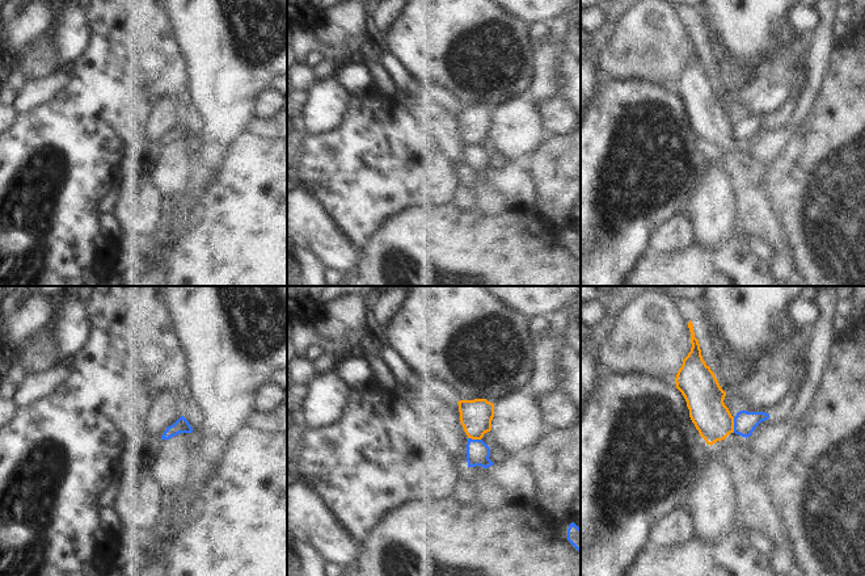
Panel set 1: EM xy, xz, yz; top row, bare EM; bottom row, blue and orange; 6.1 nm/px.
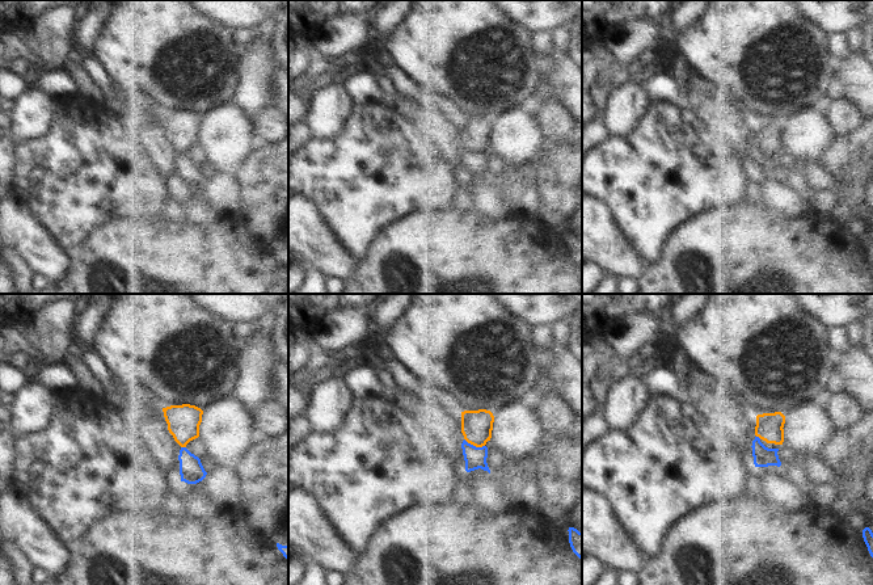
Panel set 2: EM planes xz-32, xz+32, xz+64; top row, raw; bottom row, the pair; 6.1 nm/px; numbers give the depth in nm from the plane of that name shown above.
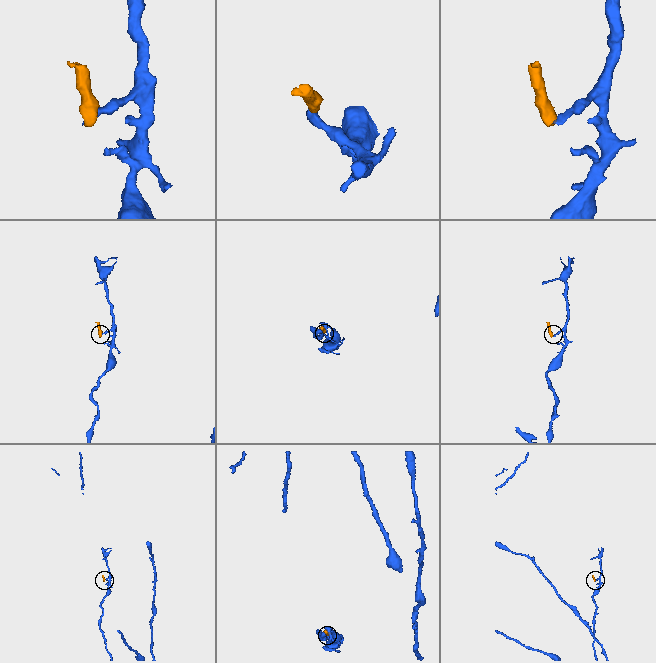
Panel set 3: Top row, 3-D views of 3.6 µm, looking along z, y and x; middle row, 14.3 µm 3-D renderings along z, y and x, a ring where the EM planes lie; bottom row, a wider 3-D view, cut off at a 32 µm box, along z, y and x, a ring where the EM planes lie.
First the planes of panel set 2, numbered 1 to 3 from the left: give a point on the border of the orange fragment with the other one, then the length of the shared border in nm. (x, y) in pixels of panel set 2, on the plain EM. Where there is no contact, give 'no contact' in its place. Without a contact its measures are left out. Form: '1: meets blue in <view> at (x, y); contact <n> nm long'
1: meets blue in xz-32 at (184, 154); contact 30 nm long
2: meets blue in xz+32 at (475, 152); contact 140 nm long
3: meets blue in xz+64 at (758, 143); contact 40 nm long

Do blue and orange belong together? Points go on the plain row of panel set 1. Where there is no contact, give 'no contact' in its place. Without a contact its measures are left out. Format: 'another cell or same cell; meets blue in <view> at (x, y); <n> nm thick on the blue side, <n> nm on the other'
another cell; meets blue in yz at (734, 130); 140 nm thick on the blue side, 240 nm on the other

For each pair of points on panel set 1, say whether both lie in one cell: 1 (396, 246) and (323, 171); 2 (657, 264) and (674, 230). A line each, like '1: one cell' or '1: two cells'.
1: two cells
2: two cells

